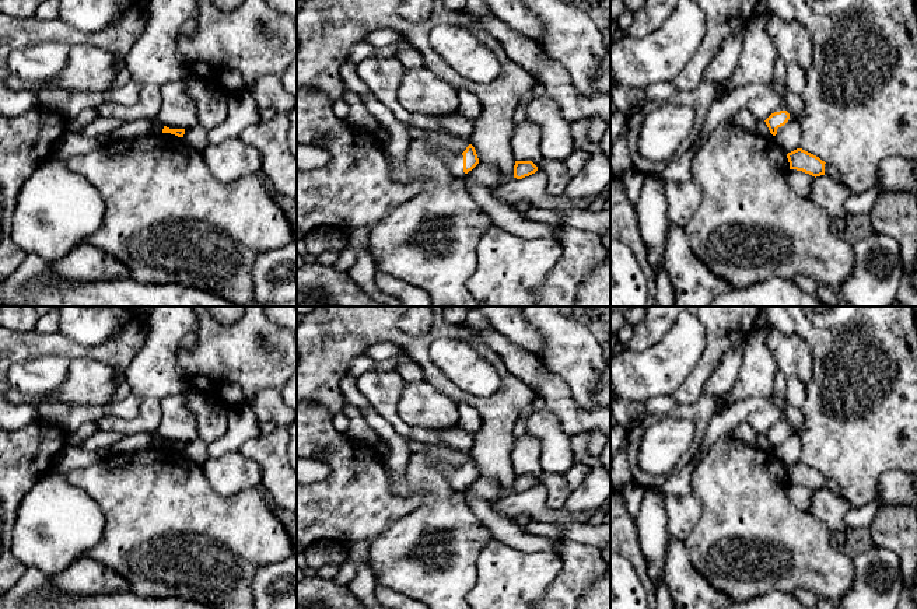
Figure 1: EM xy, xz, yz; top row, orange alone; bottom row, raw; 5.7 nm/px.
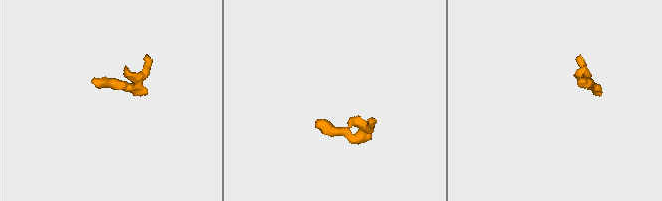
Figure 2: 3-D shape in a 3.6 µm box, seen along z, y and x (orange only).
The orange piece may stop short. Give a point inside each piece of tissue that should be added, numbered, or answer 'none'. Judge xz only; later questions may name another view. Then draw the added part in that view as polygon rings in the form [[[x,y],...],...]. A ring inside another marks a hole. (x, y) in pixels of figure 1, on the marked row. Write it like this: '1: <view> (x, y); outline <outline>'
1: xz (455, 161); outline [[[435,147],[440,157],[447,162],[448,169],[452,178],[463,178],[466,174],[463,172],[463,155],[459,154],[449,154],[448,151],[442,150],[441,147]]]

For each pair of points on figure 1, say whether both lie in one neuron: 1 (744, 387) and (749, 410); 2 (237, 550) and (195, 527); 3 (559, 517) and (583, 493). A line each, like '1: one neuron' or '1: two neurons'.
1: two neurons
2: one neuron
3: two neurons

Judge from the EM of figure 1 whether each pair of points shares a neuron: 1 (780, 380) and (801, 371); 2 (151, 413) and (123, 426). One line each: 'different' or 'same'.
1: different
2: same

